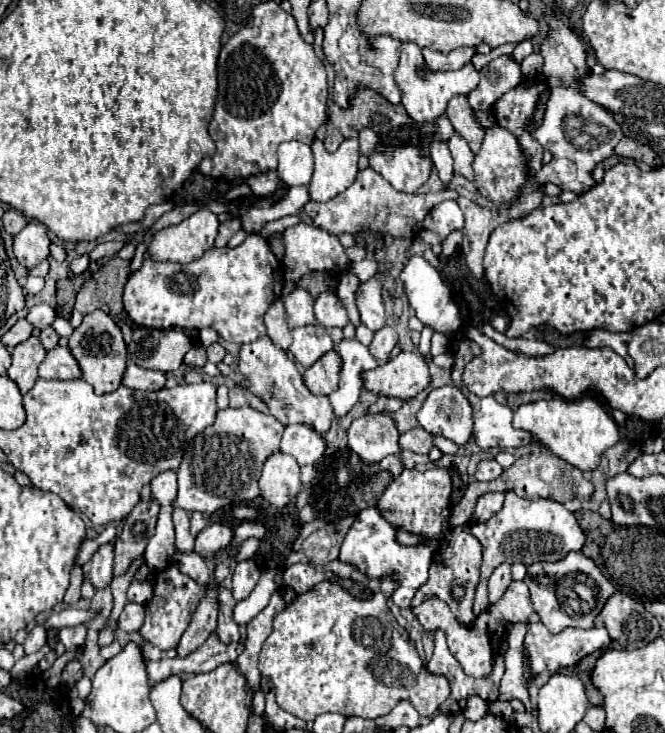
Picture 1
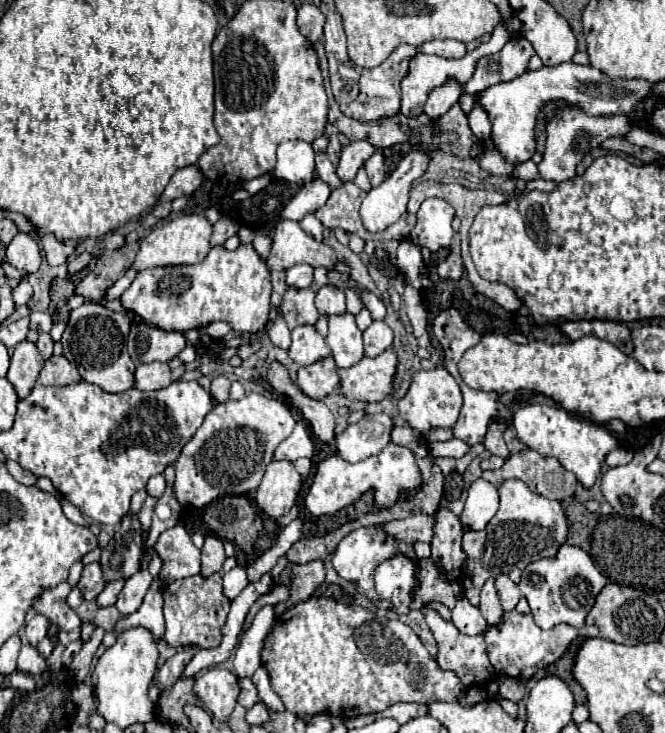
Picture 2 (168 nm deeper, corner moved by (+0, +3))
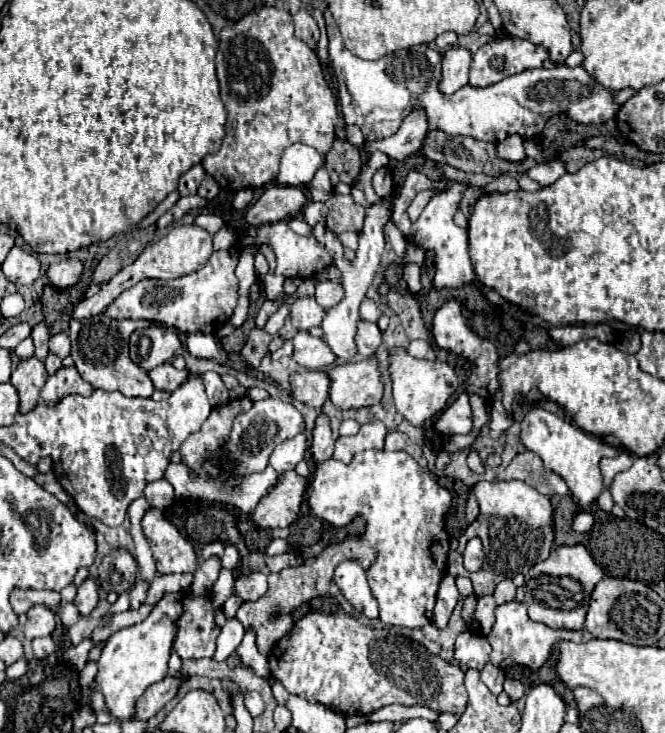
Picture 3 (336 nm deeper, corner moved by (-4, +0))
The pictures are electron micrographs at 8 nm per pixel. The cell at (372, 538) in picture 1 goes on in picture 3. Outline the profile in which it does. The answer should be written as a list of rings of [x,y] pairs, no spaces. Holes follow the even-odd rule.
[[[344,560],[342,564],[338,564],[334,572],[334,584],[358,612],[362,612],[370,620],[378,618],[378,602],[374,600],[366,582],[366,570],[358,562]]]

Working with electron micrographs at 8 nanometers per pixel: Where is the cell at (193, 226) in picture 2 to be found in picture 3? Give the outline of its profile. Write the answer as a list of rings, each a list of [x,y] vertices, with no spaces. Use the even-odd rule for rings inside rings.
[[[190,224],[190,226],[176,226],[174,230],[170,230],[164,238],[160,238],[158,242],[146,246],[146,250],[126,268],[122,268],[112,280],[108,280],[106,284],[100,286],[100,290],[90,296],[90,298],[84,298],[72,312],[72,318],[74,320],[84,320],[84,318],[90,318],[90,316],[96,316],[96,314],[102,314],[106,310],[106,306],[116,300],[124,290],[132,288],[134,284],[138,284],[140,280],[144,278],[160,278],[160,280],[174,280],[178,276],[184,276],[184,274],[192,274],[196,270],[200,270],[206,260],[210,258],[212,254],[212,234],[208,234],[204,228],[196,226],[196,224]]]

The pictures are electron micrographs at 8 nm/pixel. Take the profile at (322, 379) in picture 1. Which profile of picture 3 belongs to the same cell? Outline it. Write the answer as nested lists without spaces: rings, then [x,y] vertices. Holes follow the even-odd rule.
[[[298,370],[296,374],[290,376],[292,398],[312,408],[322,408],[322,404],[328,400],[328,386],[330,386],[330,378],[326,376],[326,372]]]

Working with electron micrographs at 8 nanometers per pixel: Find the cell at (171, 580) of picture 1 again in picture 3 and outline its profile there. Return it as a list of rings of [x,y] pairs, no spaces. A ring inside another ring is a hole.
[[[184,596],[184,614],[178,620],[178,638],[174,652],[186,660],[210,658],[216,650],[216,638],[220,628],[214,624],[214,606],[206,596]]]

